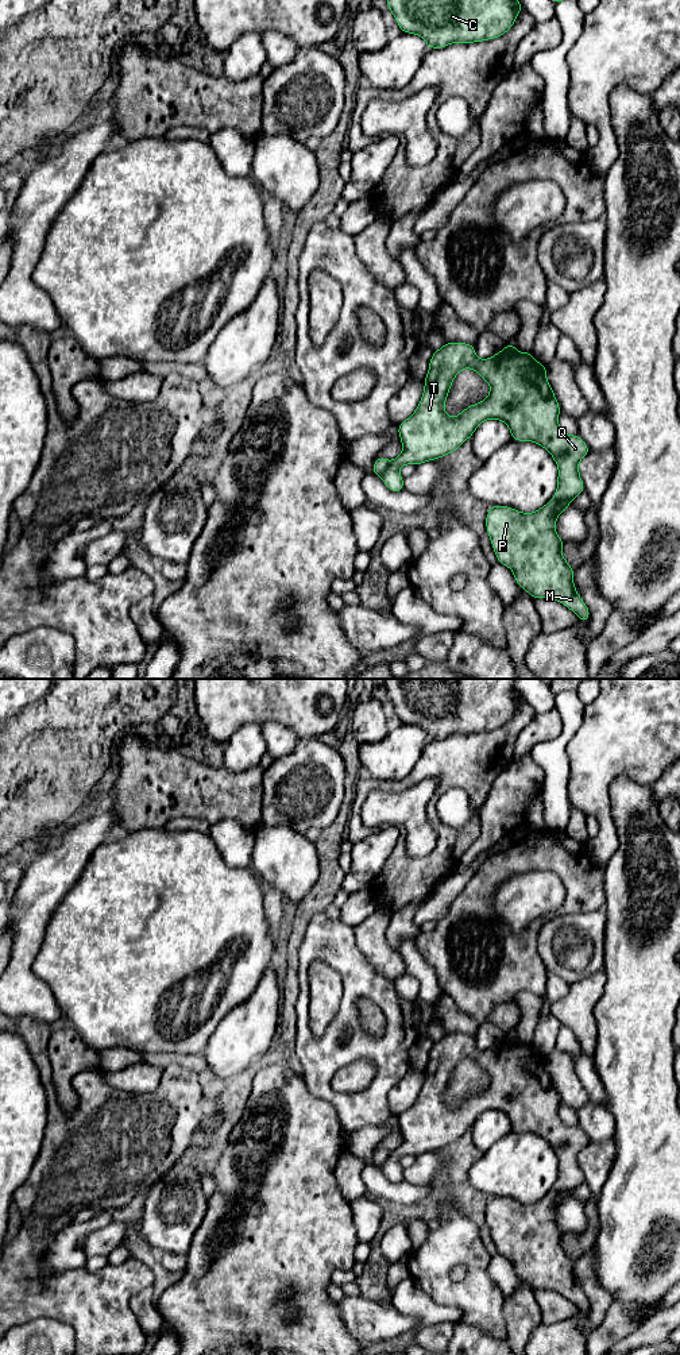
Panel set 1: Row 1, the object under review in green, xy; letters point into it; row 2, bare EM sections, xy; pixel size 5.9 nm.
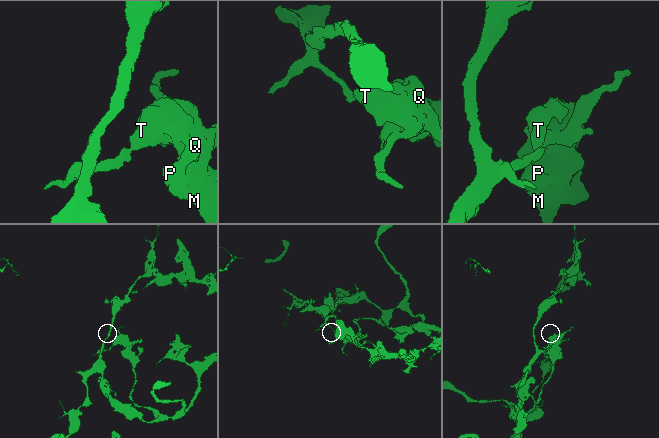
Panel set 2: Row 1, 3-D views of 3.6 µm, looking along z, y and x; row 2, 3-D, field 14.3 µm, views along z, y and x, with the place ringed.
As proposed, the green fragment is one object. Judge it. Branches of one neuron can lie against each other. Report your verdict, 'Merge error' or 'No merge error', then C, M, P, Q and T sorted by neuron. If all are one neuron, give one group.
Merge error. Groups: C / M P Q T

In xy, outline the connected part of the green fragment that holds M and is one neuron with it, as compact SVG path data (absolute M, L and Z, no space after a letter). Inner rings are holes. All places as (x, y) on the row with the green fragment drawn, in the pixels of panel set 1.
M445 343L434 351L429 362L429 371L424 379L425 387L414 413L398 425L402 452L390 462L382 475L386 487L394 493L403 490L403 478L399 468L405 464L418 466L455 452L476 428L486 420L503 421L511 439L533 441L544 447L557 464L557 490L552 501L533 513L522 513L509 506L490 506L486 517L486 529L491 538L497 560L509 567L517 584L529 592L533 599L552 598L572 610L580 621L590 619L590 609L575 588L575 570L563 557L561 540L556 533L556 518L571 506L575 497L584 491L579 474L580 460L590 453L590 448L579 435L568 435L559 425L560 405L546 379L546 366L538 363L530 352L515 352L518 347L507 344L488 359L479 359L474 344ZM463 368L475 370L491 387L486 399L465 408L460 414L449 417L444 405L455 377Z

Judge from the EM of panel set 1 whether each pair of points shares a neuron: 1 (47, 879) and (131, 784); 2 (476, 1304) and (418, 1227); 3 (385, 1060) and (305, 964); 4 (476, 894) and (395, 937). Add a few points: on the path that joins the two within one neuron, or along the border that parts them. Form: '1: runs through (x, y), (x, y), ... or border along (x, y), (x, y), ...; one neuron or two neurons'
1: border along (111, 809), (116, 817), (118, 826); two neurons
2: border along (431, 1231), (425, 1240), (414, 1250); two neurons
3: runs through (352, 1027), (350, 1025), (350, 975), (337, 962); one neuron
4: border along (420, 931), (414, 938); two neurons

